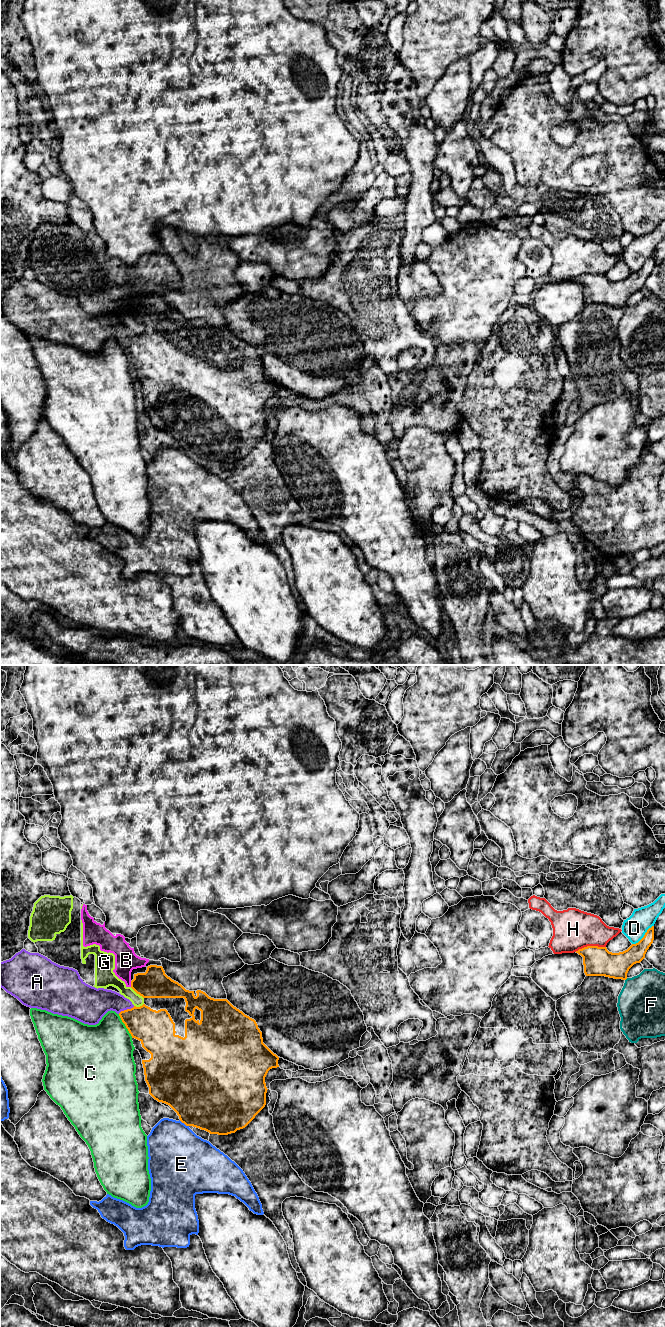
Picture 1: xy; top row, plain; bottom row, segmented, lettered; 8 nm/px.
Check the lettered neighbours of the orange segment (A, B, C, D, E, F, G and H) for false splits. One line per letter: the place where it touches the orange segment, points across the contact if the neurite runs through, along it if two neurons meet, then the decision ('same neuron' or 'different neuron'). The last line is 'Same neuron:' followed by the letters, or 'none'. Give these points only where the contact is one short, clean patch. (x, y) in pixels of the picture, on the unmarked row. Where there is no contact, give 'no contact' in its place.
A: contact xy (127, 337); same neuron
B: contact xy (131, 312); border xy (130, 309), (131, 314); different neuron
C: contact xy (125, 353); different neuron
D: contact xy (644, 264); different neuron
E: contact xy (184, 451); border xy (179, 448), (188, 454); different neuron
F: no contact; different neuron
G: contact xy (137, 321); different neuron
H: contact xy (590, 274); different neuron
Same neuron: A

